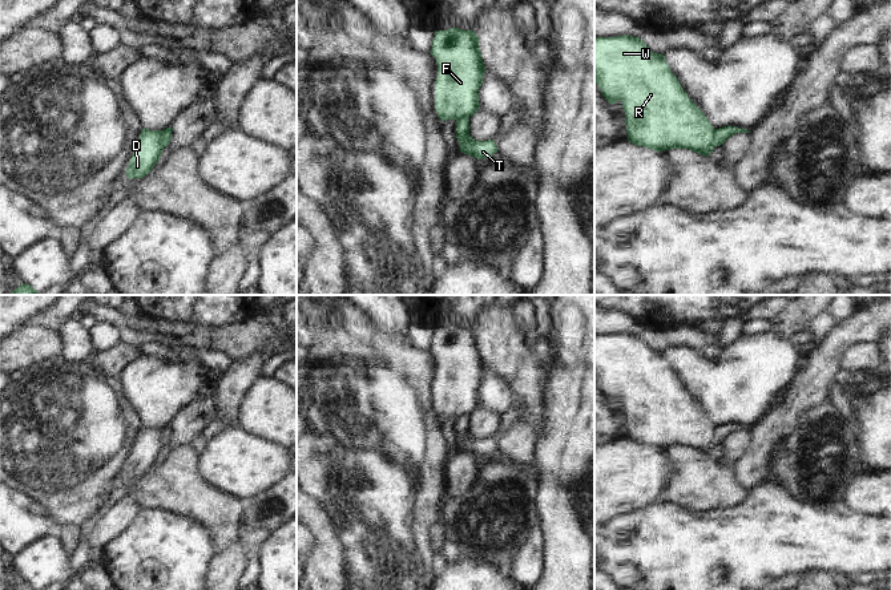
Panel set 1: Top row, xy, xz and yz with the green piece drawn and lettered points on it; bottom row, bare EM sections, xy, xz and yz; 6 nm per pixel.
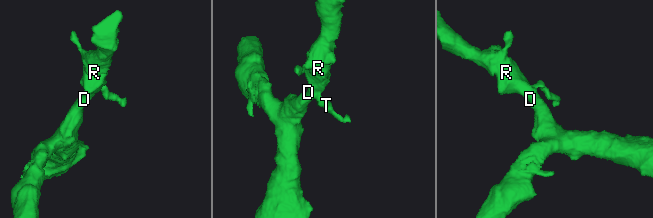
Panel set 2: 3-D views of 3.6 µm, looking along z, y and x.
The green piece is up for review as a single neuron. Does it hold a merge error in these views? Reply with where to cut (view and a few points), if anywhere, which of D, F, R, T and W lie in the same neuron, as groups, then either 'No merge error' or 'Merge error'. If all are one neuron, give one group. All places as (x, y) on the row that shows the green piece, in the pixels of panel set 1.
Split along xy (169, 128), (164, 130), (164, 145). Groups: D F R W / T. Merge error.

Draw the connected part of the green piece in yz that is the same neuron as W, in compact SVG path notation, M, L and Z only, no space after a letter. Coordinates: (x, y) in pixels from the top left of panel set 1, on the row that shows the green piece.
M594 37L594 82L609 104L622 102L629 142L656 151L689 149L705 157L715 148L715 129L682 89L665 56L652 52L640 37Z

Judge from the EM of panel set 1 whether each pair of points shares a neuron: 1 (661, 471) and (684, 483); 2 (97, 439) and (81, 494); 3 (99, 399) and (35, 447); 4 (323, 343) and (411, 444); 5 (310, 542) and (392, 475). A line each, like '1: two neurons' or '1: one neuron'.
1: two neurons
2: one neuron
3: one neuron
4: one neuron
5: two neurons

